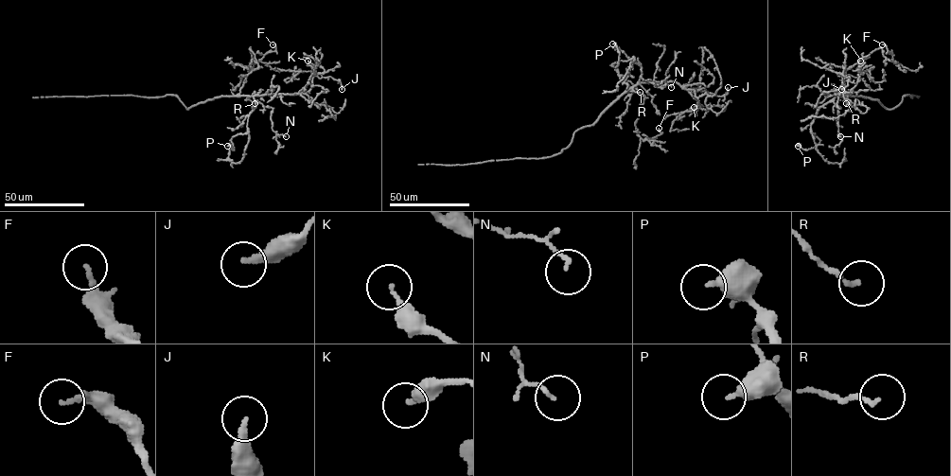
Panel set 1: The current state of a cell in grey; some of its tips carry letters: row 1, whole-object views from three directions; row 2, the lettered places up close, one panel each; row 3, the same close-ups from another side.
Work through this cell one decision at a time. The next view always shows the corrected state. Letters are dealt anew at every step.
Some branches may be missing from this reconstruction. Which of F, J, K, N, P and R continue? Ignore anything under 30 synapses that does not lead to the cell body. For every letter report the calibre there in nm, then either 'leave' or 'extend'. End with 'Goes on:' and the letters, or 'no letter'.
F: 160 nm thick; leave
J: 240 nm thick; leave
K: 180 nm thick; leave
N: 110 nm thick; leave
P: 360 nm thick; leave
R: 120 nm thick; leave
Goes on: no letter

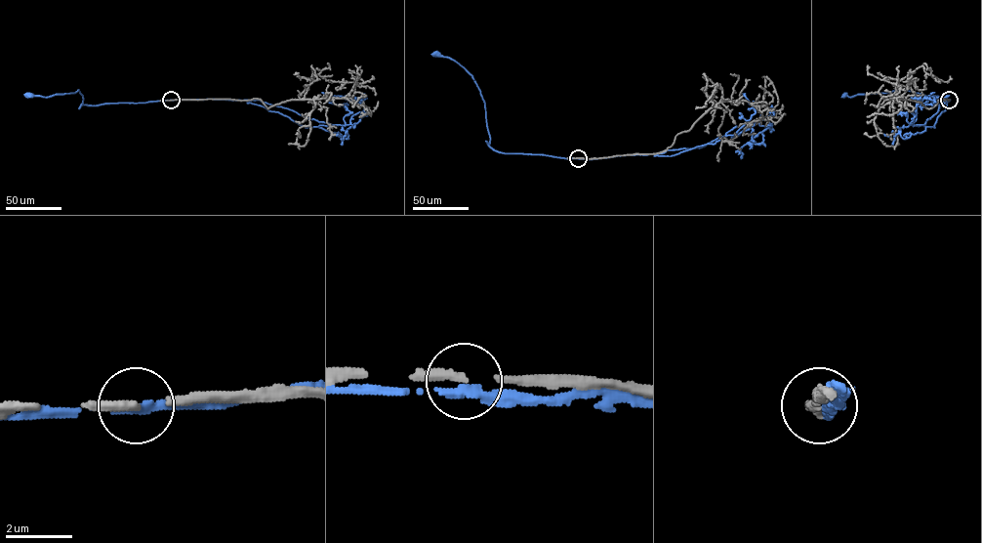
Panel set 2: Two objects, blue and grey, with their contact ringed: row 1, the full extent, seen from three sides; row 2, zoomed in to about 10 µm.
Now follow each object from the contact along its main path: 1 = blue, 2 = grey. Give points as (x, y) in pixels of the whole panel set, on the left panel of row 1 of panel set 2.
1: (171, 100), (92, 105), (81, 104), (82, 96), (78, 89), (75, 93), (47, 97), (29, 95)
2: (171, 100), (258, 99), (268, 108), (290, 100), (351, 97), (354, 82), (336, 89), (348, 83)

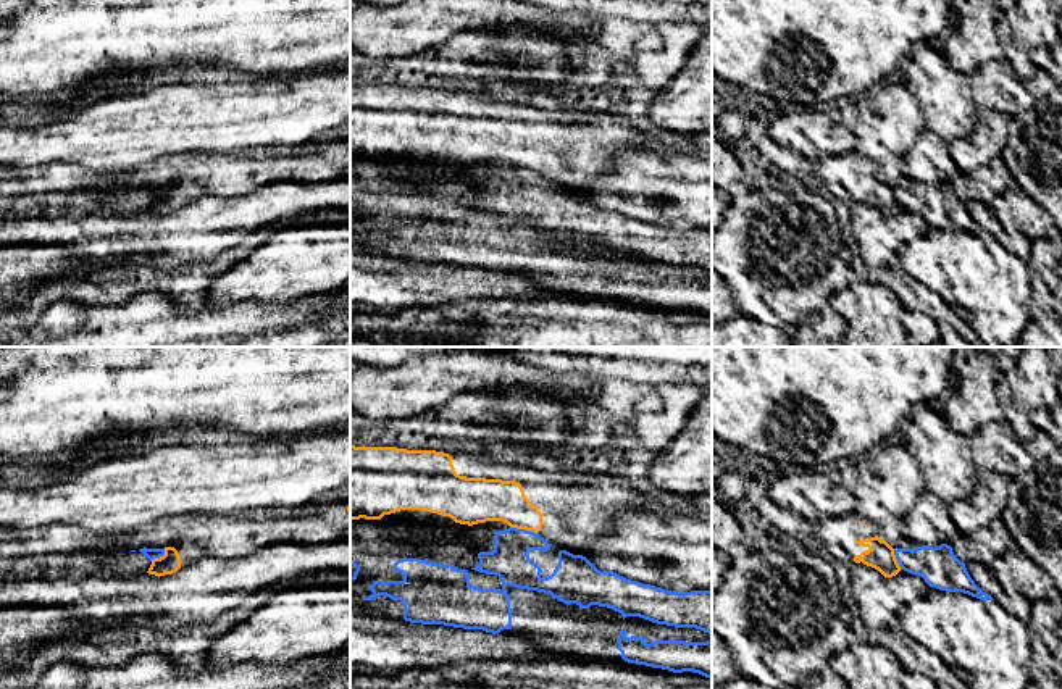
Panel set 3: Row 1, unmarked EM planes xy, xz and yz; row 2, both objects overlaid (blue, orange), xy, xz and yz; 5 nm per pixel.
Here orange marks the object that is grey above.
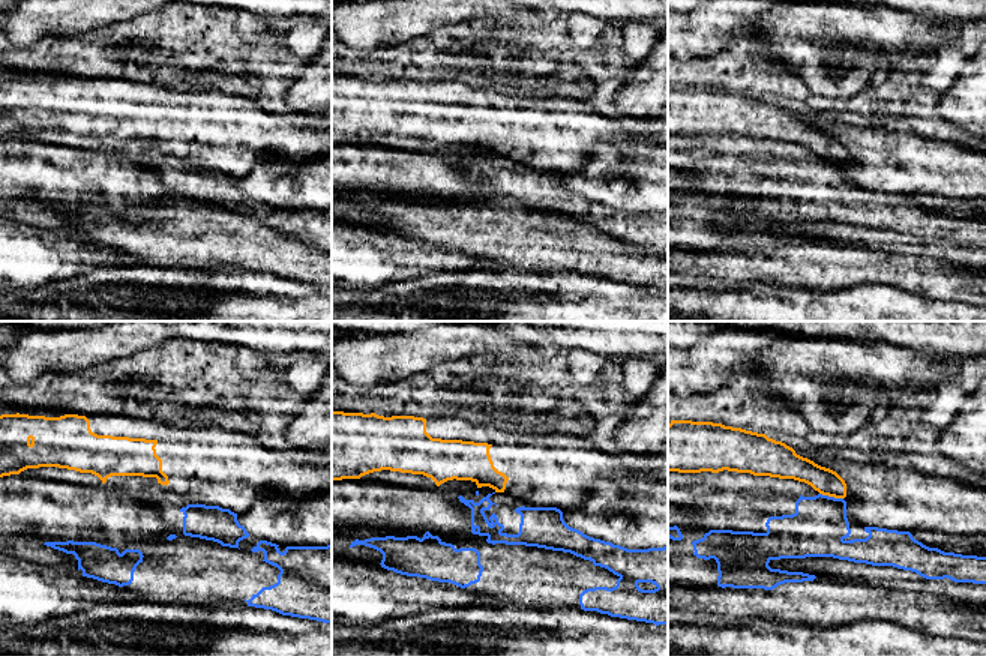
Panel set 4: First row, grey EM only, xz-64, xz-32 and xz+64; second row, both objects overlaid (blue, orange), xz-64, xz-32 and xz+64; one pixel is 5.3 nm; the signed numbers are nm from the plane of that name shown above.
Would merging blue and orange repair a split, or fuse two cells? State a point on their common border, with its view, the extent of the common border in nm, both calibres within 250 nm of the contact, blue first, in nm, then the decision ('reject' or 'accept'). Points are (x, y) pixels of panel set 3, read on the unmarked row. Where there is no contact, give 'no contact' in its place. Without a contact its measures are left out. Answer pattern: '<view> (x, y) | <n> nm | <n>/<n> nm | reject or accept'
xz (523, 168) | 140 nm | 200/220 nm | reject

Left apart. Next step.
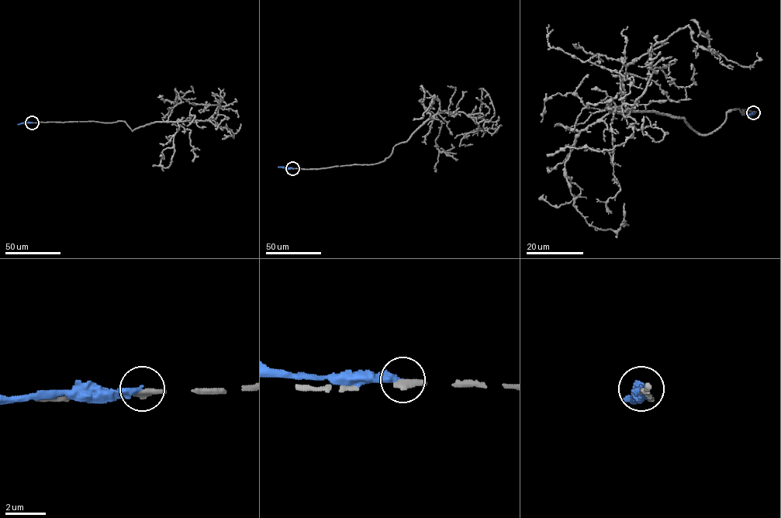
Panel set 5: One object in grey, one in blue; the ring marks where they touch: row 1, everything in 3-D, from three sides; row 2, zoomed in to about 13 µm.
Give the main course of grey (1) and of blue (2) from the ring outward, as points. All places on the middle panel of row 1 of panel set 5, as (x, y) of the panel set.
1: (292, 168), (381, 162), (430, 118), (445, 112), (463, 112), (476, 122), (479, 129), (460, 144), (472, 144)
2: (292, 168), (278, 167)

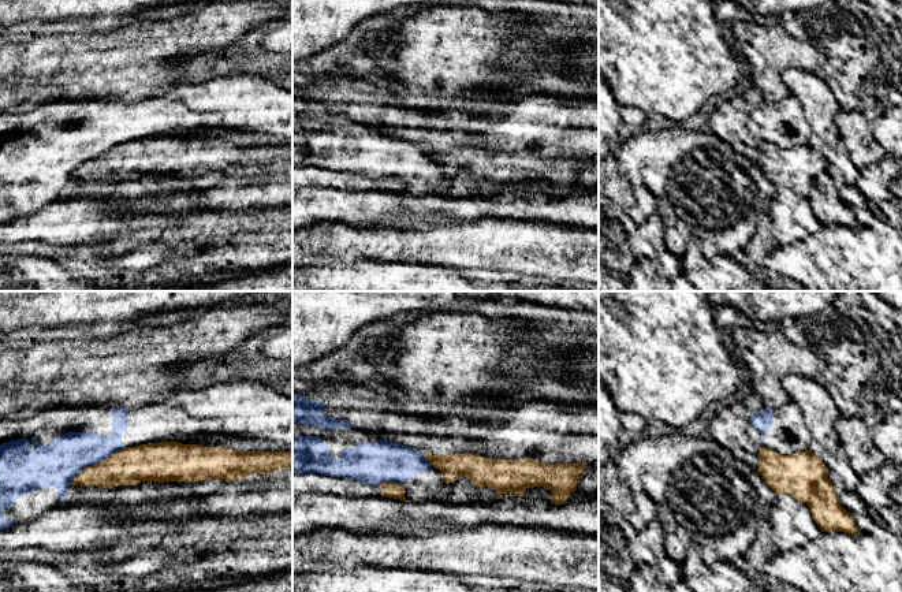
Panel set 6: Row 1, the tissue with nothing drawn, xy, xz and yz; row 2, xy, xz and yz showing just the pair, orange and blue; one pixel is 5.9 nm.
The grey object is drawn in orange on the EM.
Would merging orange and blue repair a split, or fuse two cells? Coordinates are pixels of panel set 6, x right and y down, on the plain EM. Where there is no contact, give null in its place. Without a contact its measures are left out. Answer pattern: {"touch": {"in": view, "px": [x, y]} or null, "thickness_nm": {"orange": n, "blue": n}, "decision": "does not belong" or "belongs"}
{"touch": {"in": "xy", "px": [99, 156]}, "thickness_nm": {"orange": 220, "blue": 260}, "decision": "does not belong"}

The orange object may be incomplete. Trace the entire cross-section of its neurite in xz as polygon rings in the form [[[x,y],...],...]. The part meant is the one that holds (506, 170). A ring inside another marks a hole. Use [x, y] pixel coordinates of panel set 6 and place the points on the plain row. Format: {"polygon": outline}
{"polygon": [[[474,148],[422,149],[443,165],[446,176],[459,170],[467,171],[477,180],[488,180],[499,187],[525,190],[526,182],[544,180],[552,186],[551,196],[564,198],[577,183],[581,167],[588,157],[540,157],[533,152],[491,153]]]}

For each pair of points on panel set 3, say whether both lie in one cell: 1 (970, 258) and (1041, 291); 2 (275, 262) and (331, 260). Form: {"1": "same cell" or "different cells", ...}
{"1": "different cells", "2": "same cell"}

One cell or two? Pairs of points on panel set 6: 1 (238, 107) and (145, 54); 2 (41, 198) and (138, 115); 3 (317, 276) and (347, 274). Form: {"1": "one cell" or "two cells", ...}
{"1": "two cells", "2": "one cell", "3": "one cell"}

